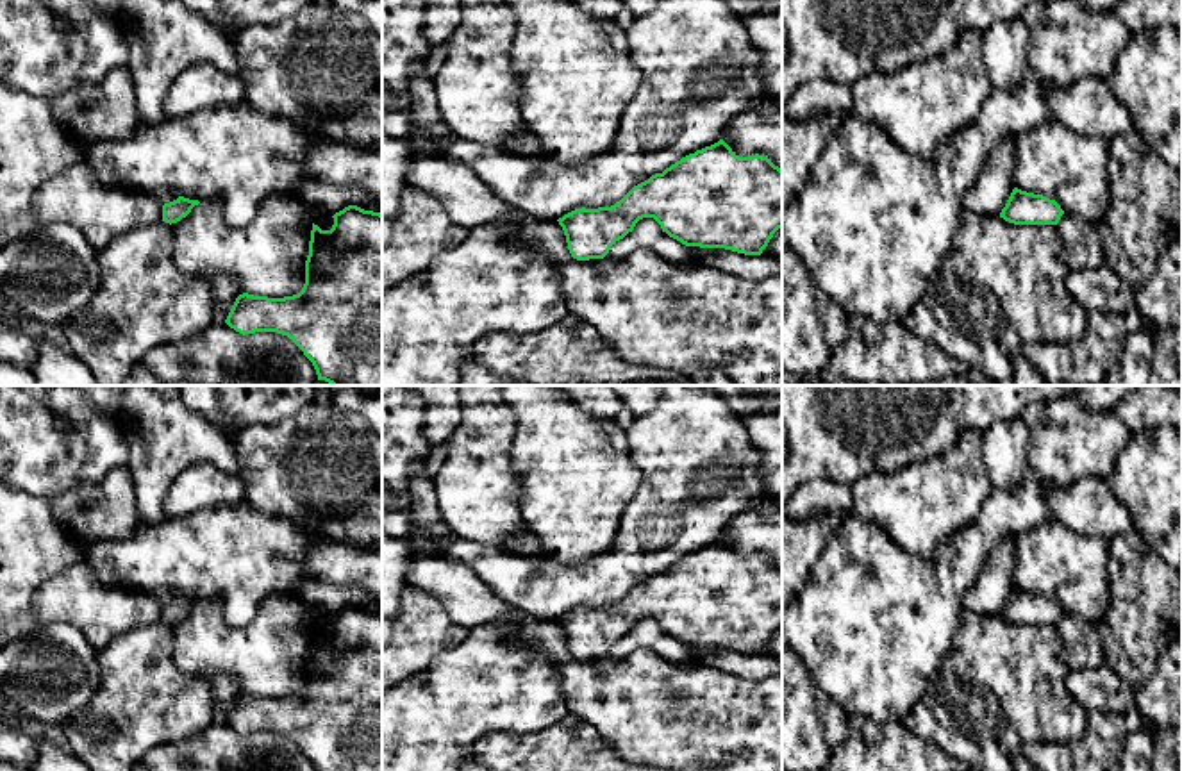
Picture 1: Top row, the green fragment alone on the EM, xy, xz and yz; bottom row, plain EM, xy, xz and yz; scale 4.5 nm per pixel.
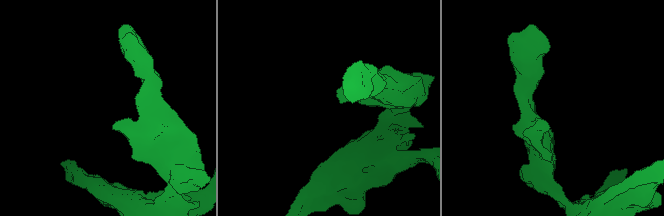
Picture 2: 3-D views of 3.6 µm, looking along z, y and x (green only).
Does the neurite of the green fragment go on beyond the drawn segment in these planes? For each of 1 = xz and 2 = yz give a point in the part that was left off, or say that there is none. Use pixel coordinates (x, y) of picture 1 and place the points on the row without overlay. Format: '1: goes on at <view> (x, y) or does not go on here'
1: does not go on here
2: does not go on here

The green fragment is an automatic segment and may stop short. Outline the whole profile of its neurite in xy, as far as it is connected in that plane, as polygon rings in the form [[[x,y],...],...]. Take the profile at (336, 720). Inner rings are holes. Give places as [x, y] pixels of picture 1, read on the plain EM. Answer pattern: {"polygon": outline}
{"polygon": [[[348,605],[332,618],[330,630],[312,623],[305,684],[298,694],[268,698],[243,692],[236,698],[225,723],[239,734],[287,735],[316,771],[382,771],[382,614]]]}

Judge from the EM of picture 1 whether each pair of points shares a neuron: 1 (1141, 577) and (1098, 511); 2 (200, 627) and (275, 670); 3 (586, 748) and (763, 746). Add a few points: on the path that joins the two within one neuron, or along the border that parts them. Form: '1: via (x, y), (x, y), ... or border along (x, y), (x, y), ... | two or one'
1: border along (1132, 529), (1109, 539) | two
2: via (218, 645), (224, 650), (258, 654) | one
3: border along (582, 720), (618, 752) | two

